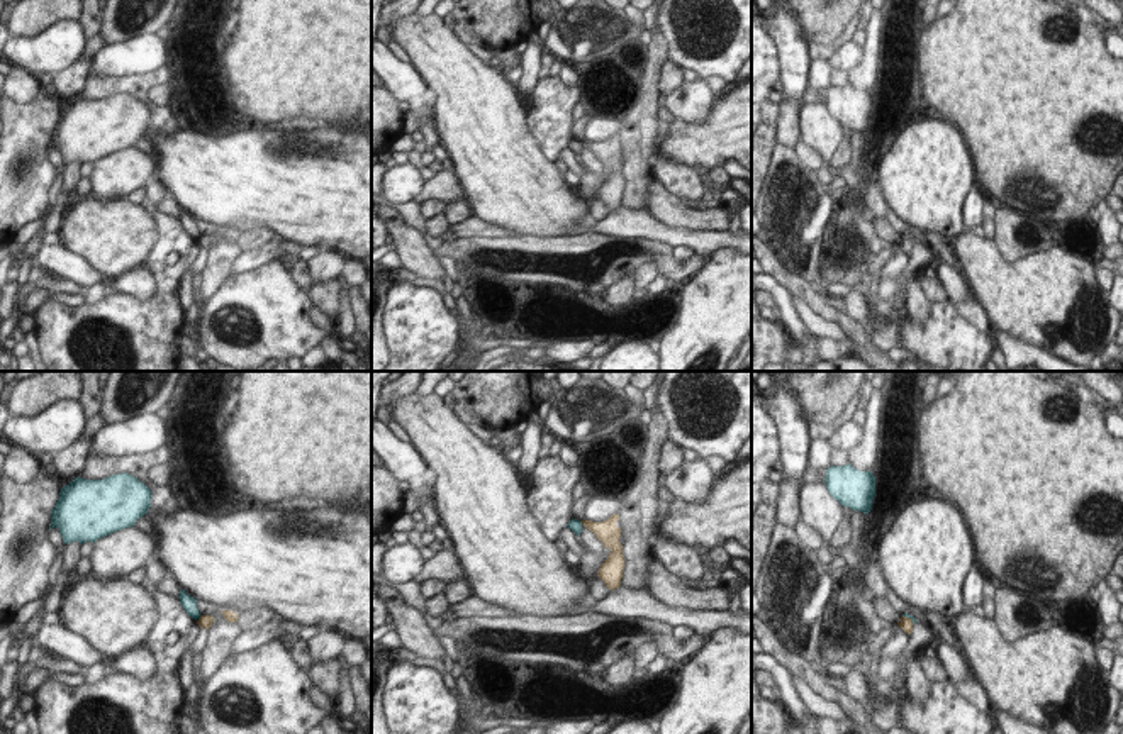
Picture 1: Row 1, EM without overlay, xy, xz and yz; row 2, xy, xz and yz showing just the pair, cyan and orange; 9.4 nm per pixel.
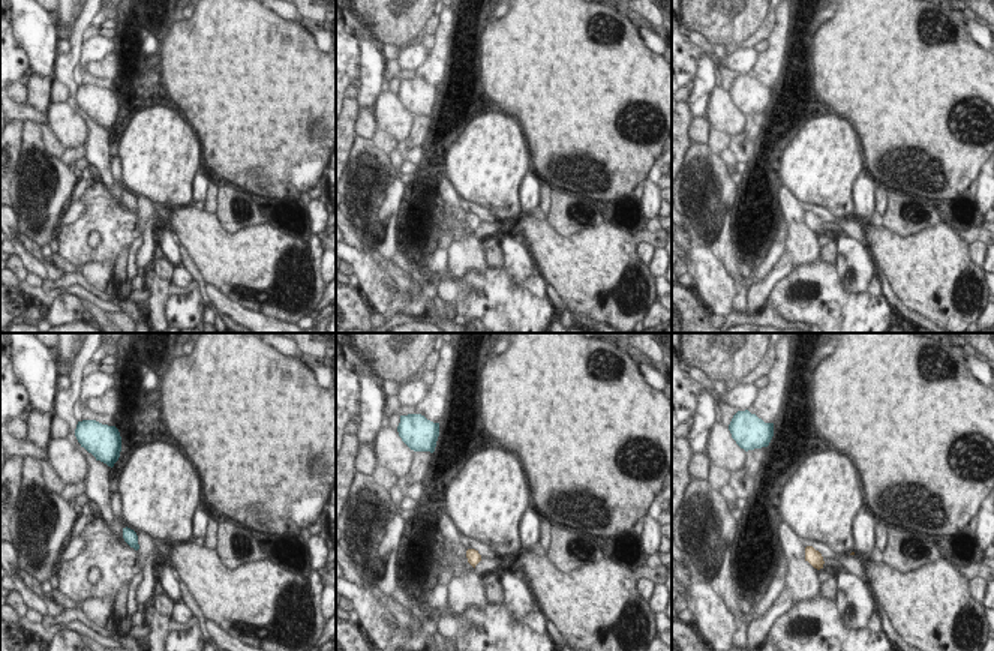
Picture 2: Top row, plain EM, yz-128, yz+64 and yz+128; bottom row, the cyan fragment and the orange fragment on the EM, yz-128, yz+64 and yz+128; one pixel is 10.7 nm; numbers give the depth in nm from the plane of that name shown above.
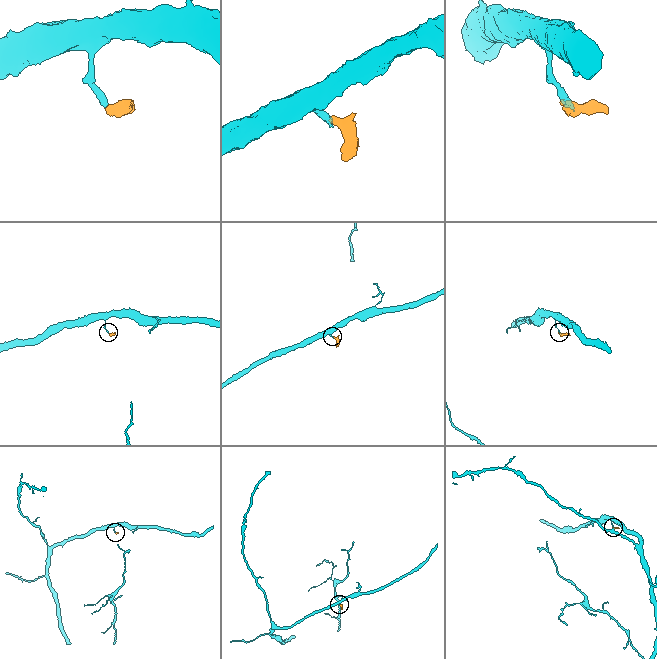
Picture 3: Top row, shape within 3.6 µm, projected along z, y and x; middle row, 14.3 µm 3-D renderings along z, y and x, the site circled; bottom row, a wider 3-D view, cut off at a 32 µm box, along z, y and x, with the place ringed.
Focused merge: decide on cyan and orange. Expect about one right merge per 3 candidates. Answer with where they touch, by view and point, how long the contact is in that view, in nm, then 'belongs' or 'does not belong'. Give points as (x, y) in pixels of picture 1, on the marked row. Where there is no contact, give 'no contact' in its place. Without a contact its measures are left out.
yz (908, 616) | 140 nm | does not belong

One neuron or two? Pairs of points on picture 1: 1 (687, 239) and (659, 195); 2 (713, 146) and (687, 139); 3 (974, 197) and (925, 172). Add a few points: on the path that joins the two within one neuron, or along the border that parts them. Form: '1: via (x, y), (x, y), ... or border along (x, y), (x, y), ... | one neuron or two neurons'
1: border along (645, 211), (670, 226), (718, 231) | two neurons
2: via (706, 144), (694, 144) | one neuron
3: border along (974, 178), (962, 207), (962, 229) | two neurons

